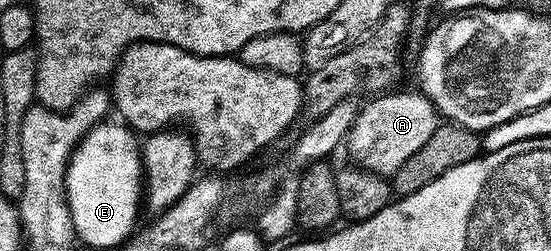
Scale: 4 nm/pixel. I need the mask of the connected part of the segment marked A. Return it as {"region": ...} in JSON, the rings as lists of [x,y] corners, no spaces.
{"region":[[[394,90],[389,94],[379,95],[369,105],[363,107],[361,114],[356,118],[348,137],[350,156],[355,165],[365,168],[368,172],[375,172],[377,176],[392,178],[408,162],[408,158],[422,149],[423,146],[436,134],[440,117],[436,106],[422,95],[421,91],[402,92]]]}

